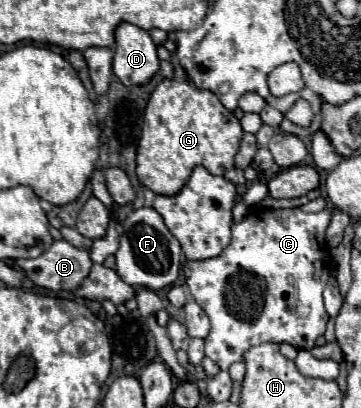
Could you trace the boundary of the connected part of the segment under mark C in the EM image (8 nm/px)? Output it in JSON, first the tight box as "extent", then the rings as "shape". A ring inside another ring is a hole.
{"extent":[183,208,331,370],"shape":[[[301,208],[259,210],[245,216],[243,222],[233,223],[233,240],[221,256],[183,266],[193,300],[211,320],[211,332],[205,338],[205,356],[221,370],[229,370],[233,362],[243,360],[243,354],[251,346],[263,342],[287,342],[297,350],[311,350],[315,346],[330,318],[323,306],[323,288],[331,276],[327,264],[331,262],[331,254],[325,244],[329,222],[329,208],[315,214]],[[245,276],[259,280],[259,292],[247,294]],[[297,310],[311,312],[303,316]]]}

